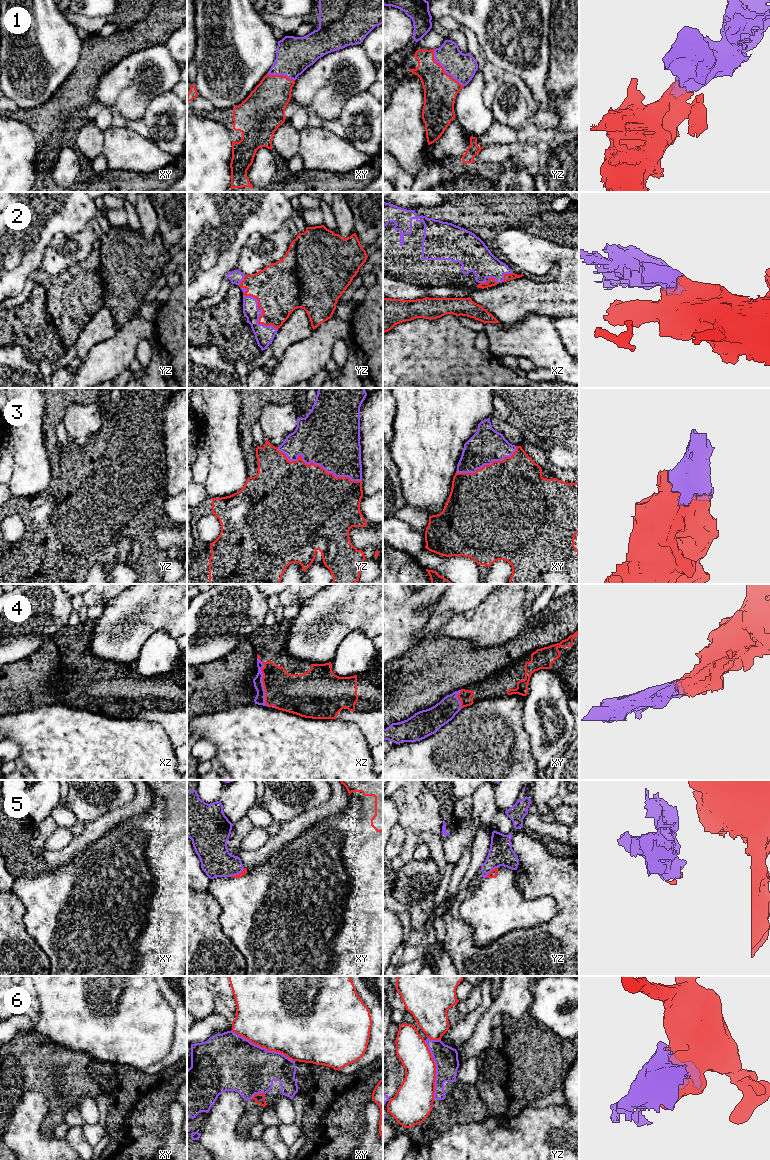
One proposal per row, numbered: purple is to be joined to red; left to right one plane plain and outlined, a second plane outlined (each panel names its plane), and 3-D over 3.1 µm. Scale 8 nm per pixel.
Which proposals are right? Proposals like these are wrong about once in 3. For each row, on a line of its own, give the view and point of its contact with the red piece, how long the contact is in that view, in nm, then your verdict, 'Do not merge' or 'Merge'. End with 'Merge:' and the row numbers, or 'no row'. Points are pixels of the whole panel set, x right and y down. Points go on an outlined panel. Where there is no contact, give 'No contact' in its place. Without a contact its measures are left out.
1: Touches red at yz (443, 70). Shared border 380 nm. Merge
2: Touches red at yz (259, 309). Shared border 460 nm. Do not merge
3: Touches red at yz (316, 465). Shared border 750 nm. Merge
4: Touches red at xz (262, 681). Shared border 420 nm. Merge
5: Touches red at xy (238, 874). Shared border 140 nm. Do not merge
6: Touches red at xy (263, 1047). Shared border 550 nm. Do not merge
Merge: 1, 3, 4

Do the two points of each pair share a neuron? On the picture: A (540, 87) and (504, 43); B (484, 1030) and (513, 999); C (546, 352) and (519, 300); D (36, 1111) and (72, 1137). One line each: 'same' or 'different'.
A: same
B: same
C: different
D: different

